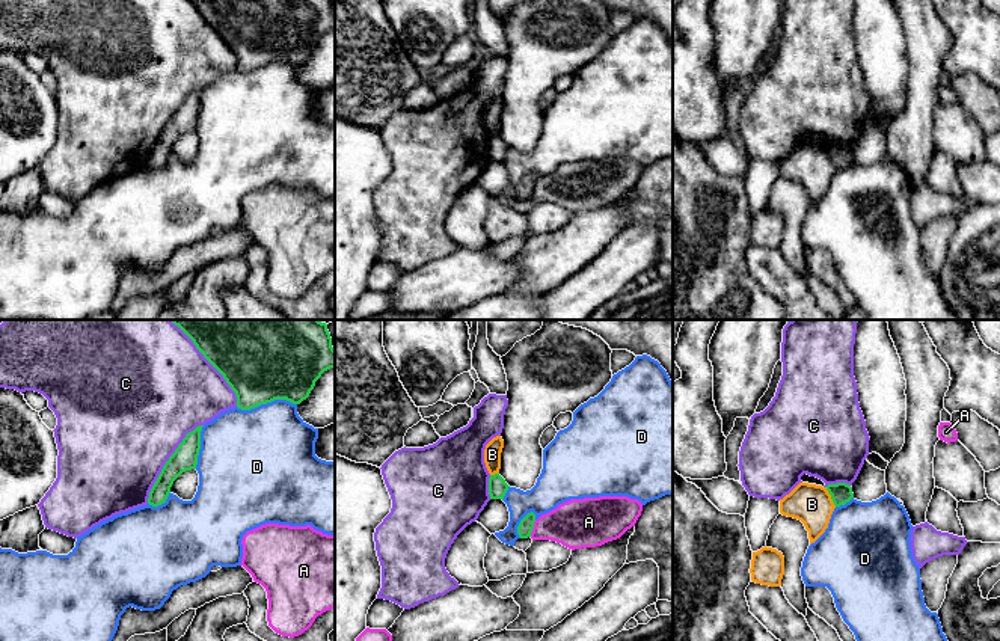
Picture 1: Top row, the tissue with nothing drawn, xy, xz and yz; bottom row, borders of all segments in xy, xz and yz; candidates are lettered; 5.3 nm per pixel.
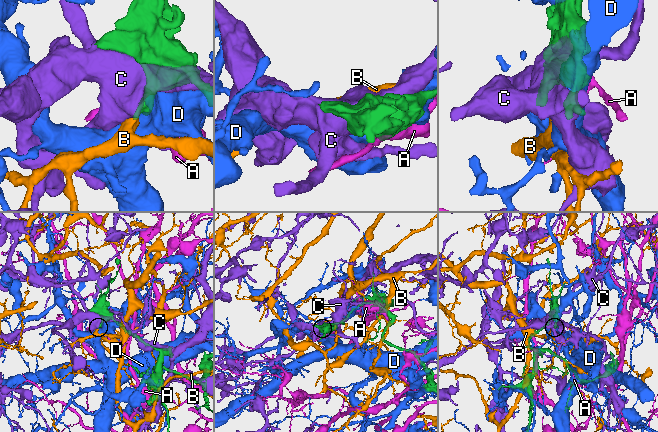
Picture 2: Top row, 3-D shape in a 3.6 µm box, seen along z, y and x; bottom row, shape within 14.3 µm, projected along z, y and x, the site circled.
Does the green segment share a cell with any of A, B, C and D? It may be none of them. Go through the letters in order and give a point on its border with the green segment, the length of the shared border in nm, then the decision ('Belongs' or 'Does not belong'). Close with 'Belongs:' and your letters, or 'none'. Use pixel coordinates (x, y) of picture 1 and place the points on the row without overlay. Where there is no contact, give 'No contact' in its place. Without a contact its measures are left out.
A: Touches green at xz (533, 189). Shared border 90 nm. Does not belong
B: Touches green at yz (831, 159). Shared border 120 nm. Does not belong
C: Touches green at xy (168, 122). Shared border 500 nm. Does not belong
D: Touches green at xy (266, 65). Shared border 320 nm. Does not belong
Belongs: none

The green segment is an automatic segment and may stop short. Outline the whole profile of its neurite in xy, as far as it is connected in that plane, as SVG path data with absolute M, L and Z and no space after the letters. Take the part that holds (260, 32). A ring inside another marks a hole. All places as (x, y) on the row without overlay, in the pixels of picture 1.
M190 0L235 54L237 69L250 72L275 62L300 66L321 36L335 30L332 0Z

